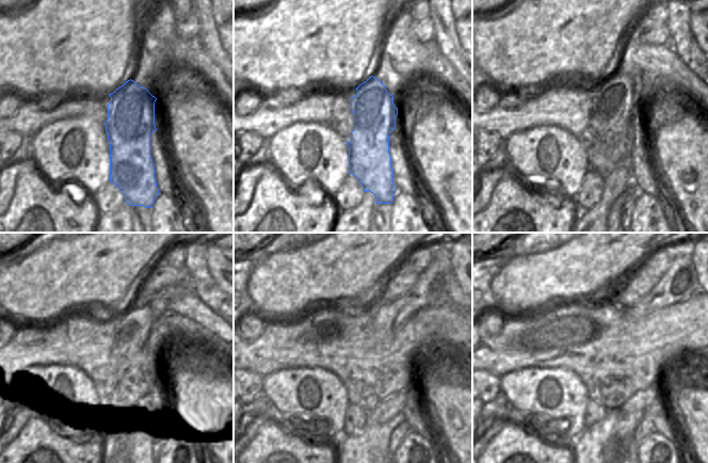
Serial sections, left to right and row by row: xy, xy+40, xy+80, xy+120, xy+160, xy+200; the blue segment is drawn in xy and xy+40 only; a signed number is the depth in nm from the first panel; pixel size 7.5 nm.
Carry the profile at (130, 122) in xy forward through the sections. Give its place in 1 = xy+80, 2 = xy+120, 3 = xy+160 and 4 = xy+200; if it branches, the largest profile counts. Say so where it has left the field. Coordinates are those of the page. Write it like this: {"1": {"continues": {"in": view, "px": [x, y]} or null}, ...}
{"1": {"continues": {"in": "xy+80", "px": [614, 109]}}, "2": {"continues": {"in": "xy+120", "px": [137, 326]}}, "3": {"continues": {"in": "xy+160", "px": [431, 289]}}, "4": {"continues": {"in": "xy+200", "px": [679, 283]}}}

